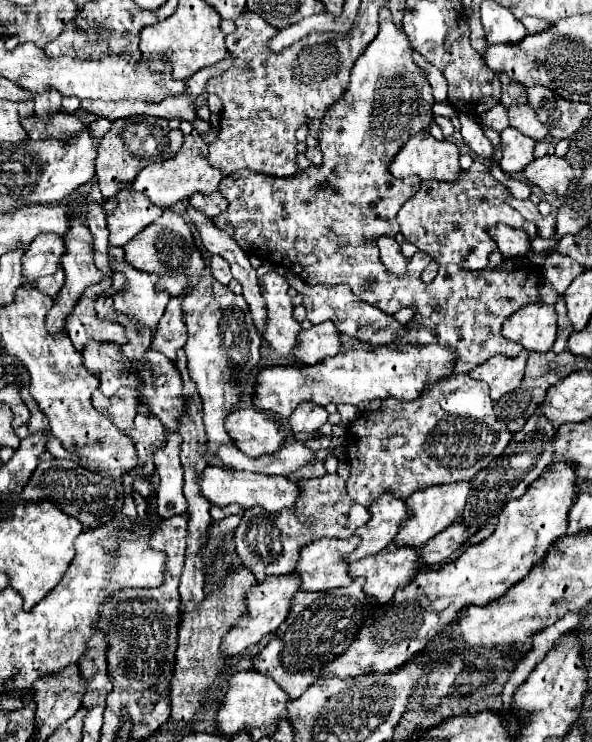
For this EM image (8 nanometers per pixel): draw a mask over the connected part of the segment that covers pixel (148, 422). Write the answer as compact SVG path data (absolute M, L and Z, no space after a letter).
M136 415L134 429L126 431L128 437L134 439L138 461L144 465L146 475L154 471L154 451L162 449L166 445L166 427L156 415Z

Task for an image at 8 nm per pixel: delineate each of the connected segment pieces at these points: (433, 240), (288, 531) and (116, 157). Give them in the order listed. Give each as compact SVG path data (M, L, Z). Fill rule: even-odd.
M462 171L454 183L426 183L404 207L398 211L400 231L408 243L414 243L420 251L426 251L436 263L454 263L468 271L480 271L488 265L488 259L498 251L496 241L490 237L490 227L506 223L516 229L524 229L530 239L536 237L534 223L522 219L522 215L510 207L510 189L494 179L490 171Z
M326 475L320 479L308 479L302 483L302 499L294 511L278 511L278 515L266 515L262 507L250 507L244 511L240 525L234 531L236 553L246 569L250 569L258 583L270 575L288 575L294 571L300 549L322 537L346 539L354 531L370 521L368 507L354 503L346 493L346 481L338 475Z
M128 117L128 119L116 119L112 121L110 131L102 137L98 145L98 157L96 157L96 179L102 195L108 199L110 195L116 195L118 183L130 183L142 167L150 163L160 163L164 155L170 149L170 127L166 119L160 117Z

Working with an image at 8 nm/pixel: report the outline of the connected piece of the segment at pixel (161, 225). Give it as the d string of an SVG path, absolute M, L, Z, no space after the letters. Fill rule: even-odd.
M166 209L162 217L158 217L154 223L150 223L142 233L138 233L130 243L124 247L126 263L130 263L134 269L148 271L148 273L158 273L158 275L202 275L204 273L204 257L200 249L194 243L192 229L188 221L174 211Z

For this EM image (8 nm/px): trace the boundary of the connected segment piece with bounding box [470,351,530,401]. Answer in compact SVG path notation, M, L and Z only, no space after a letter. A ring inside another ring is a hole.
M522 351L516 357L508 357L502 353L494 355L486 363L474 367L470 371L470 377L486 381L490 385L490 397L496 401L504 393L514 391L520 385L520 381L524 379L528 355L530 355L530 351Z

